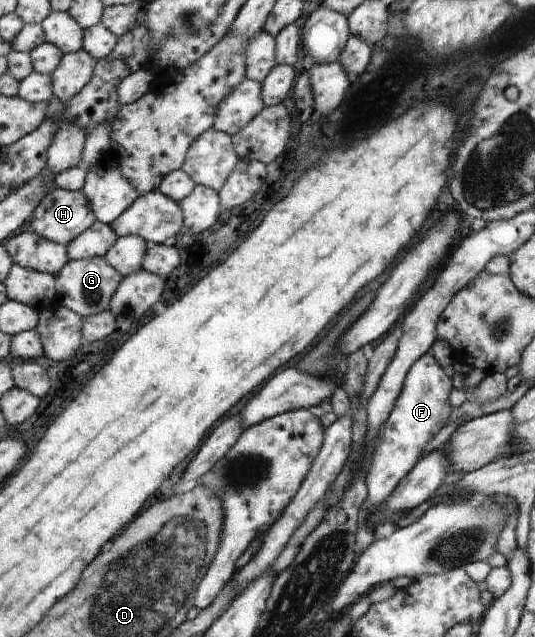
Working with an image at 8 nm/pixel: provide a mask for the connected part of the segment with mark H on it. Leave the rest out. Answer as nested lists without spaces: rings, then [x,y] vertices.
[[[55,187],[37,206],[32,215],[31,224],[34,231],[39,235],[69,247],[80,235],[83,235],[87,230],[91,230],[98,220],[95,208],[84,189],[68,190]]]

